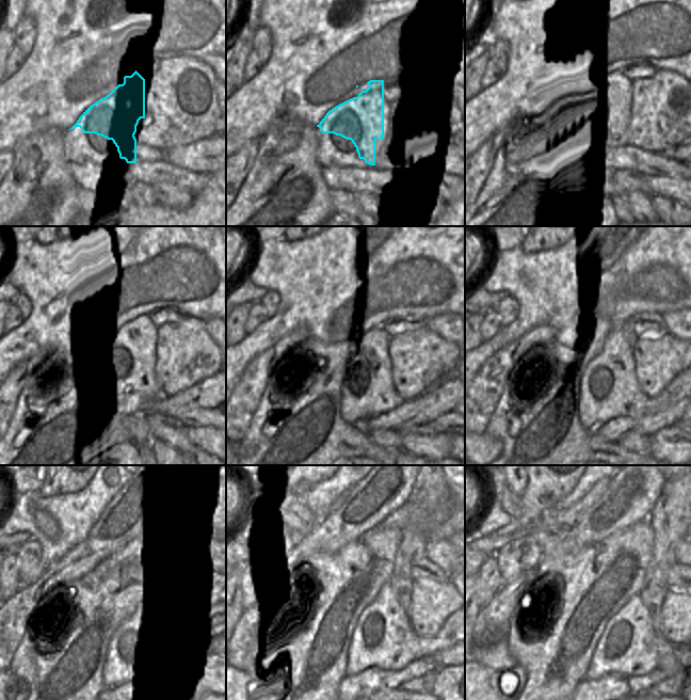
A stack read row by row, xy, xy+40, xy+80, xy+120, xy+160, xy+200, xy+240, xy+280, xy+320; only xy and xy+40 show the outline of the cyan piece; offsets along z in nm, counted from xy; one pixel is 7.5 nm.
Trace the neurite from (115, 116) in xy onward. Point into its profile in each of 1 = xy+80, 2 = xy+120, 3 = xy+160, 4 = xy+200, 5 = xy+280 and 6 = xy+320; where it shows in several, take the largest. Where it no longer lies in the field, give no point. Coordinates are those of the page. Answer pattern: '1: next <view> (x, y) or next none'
1: next xy+80 (607, 121)
2: next xy+120 (131, 355)
3: next xy+160 (371, 364)
4: next xy+200 (613, 366)
5: next xy+280 (386, 607)
6: next xy+320 (633, 609)

